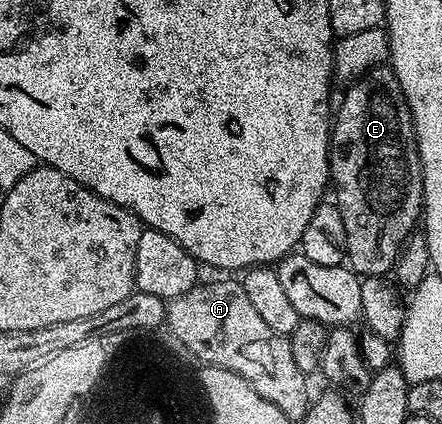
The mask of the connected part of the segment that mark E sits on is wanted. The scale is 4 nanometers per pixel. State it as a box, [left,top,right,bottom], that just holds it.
[330,67,423,275]

